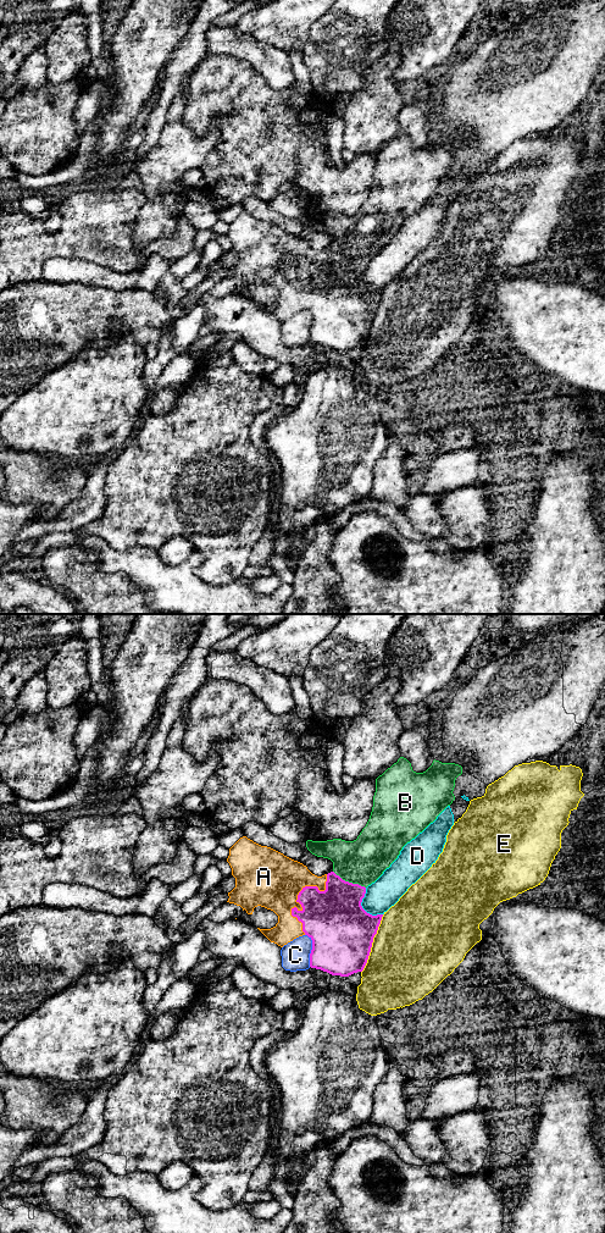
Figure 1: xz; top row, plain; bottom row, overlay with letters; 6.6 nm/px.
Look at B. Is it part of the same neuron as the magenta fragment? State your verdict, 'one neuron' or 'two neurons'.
two neurons

